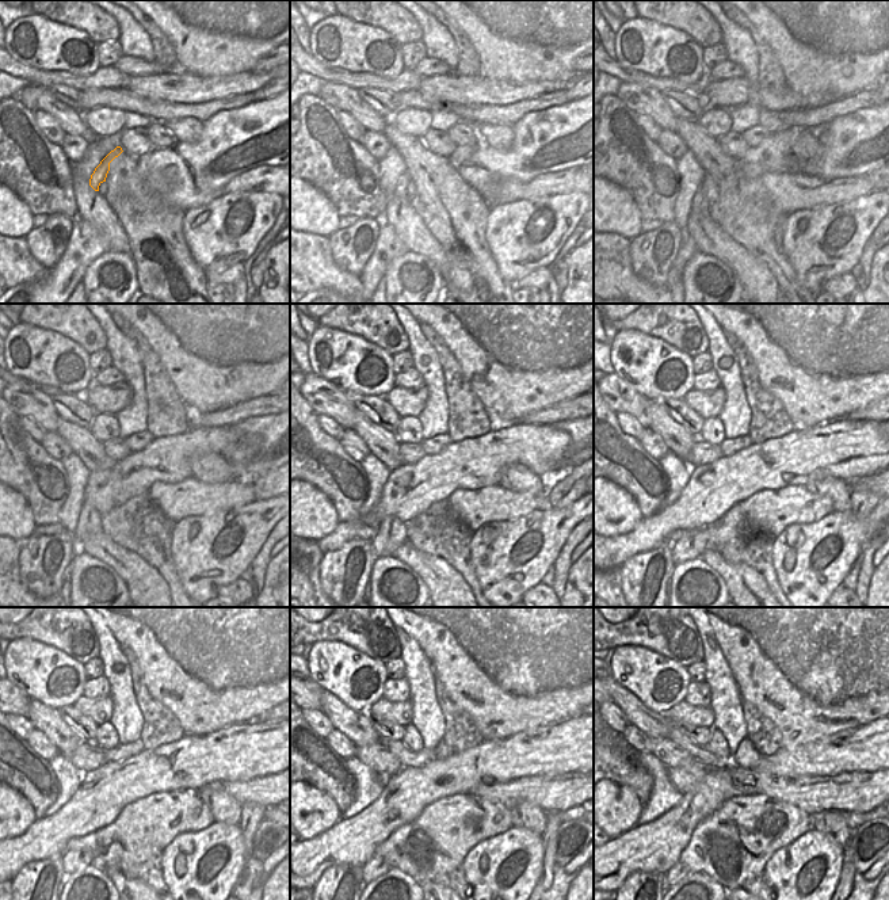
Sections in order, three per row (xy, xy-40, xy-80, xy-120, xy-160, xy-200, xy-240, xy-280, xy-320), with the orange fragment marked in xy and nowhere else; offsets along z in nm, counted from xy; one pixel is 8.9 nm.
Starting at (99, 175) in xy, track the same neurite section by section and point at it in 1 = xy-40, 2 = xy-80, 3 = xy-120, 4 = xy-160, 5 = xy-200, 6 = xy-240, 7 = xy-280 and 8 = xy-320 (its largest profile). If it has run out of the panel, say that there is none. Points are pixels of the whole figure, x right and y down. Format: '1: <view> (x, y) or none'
1: xy-40 (400, 190)
2: xy-80 (699, 205)
3: xy-120 (88, 523)
4: xy-160 (390, 534)
5: xy-200 (693, 544)
6: xy-240 (73, 861)
7: xy-280 (376, 866)
8: xy-320 (672, 876)

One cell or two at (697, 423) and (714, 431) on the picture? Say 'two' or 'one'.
two

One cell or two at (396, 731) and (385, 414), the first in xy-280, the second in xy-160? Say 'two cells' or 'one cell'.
one cell

